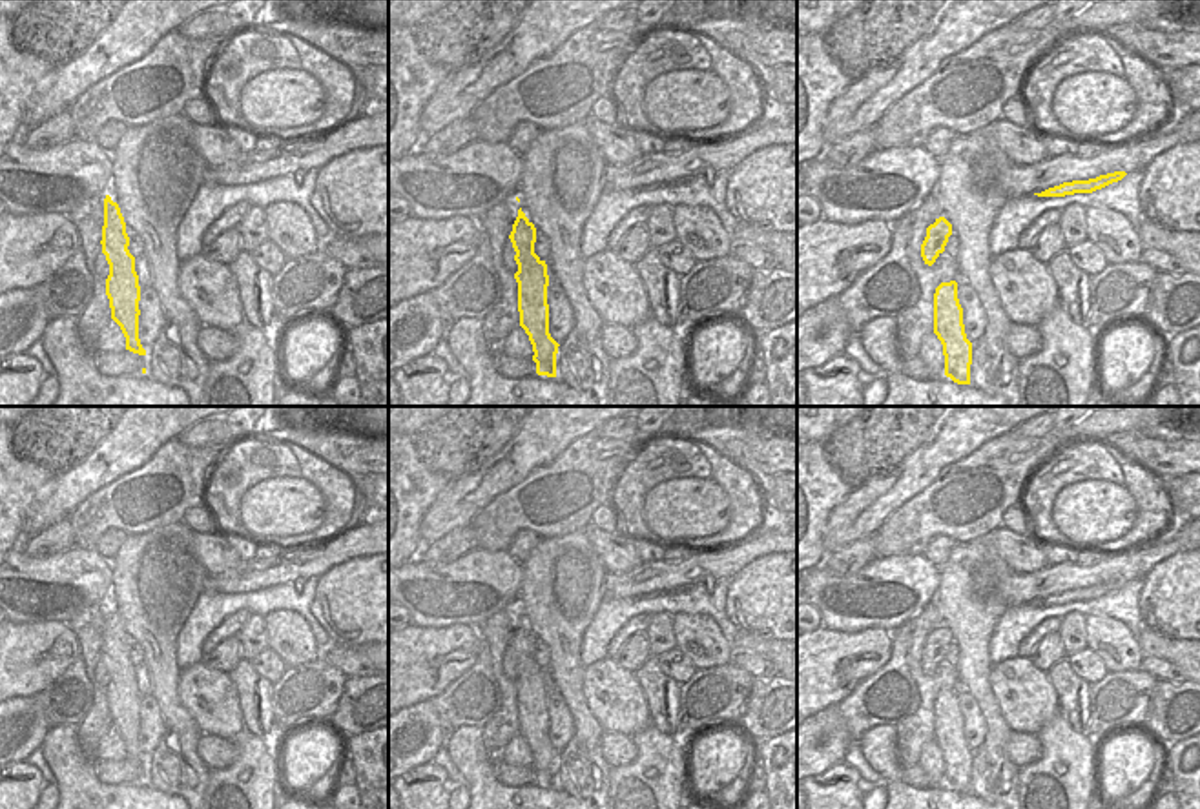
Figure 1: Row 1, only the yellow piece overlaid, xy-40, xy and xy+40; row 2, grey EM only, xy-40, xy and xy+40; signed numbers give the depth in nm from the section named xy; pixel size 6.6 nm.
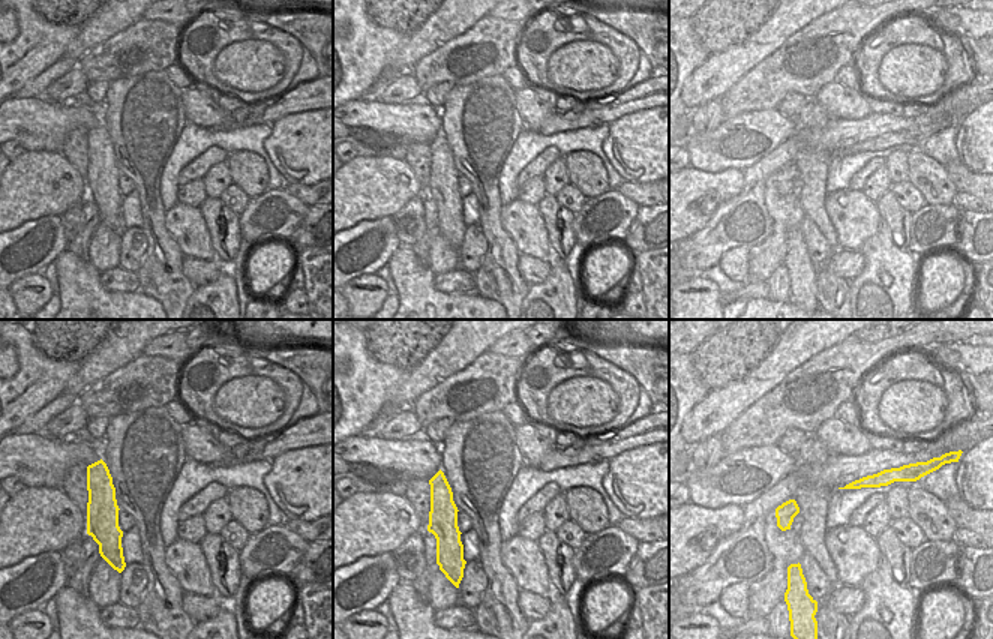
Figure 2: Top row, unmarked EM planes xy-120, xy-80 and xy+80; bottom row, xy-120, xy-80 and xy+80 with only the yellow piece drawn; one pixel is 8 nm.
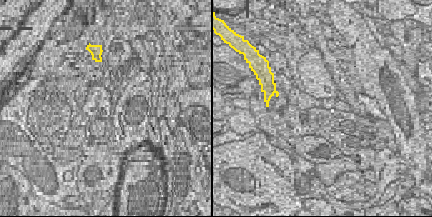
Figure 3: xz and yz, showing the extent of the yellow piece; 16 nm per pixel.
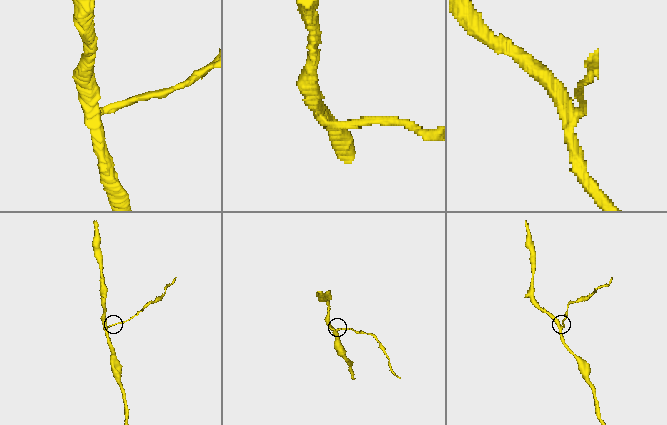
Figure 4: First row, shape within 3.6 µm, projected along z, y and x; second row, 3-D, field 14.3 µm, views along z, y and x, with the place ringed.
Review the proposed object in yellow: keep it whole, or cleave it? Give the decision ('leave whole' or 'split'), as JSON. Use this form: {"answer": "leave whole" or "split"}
{"answer": "split"}

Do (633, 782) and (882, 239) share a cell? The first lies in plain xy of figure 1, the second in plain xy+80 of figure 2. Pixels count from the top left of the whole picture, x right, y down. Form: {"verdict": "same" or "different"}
{"verdict": "same"}

